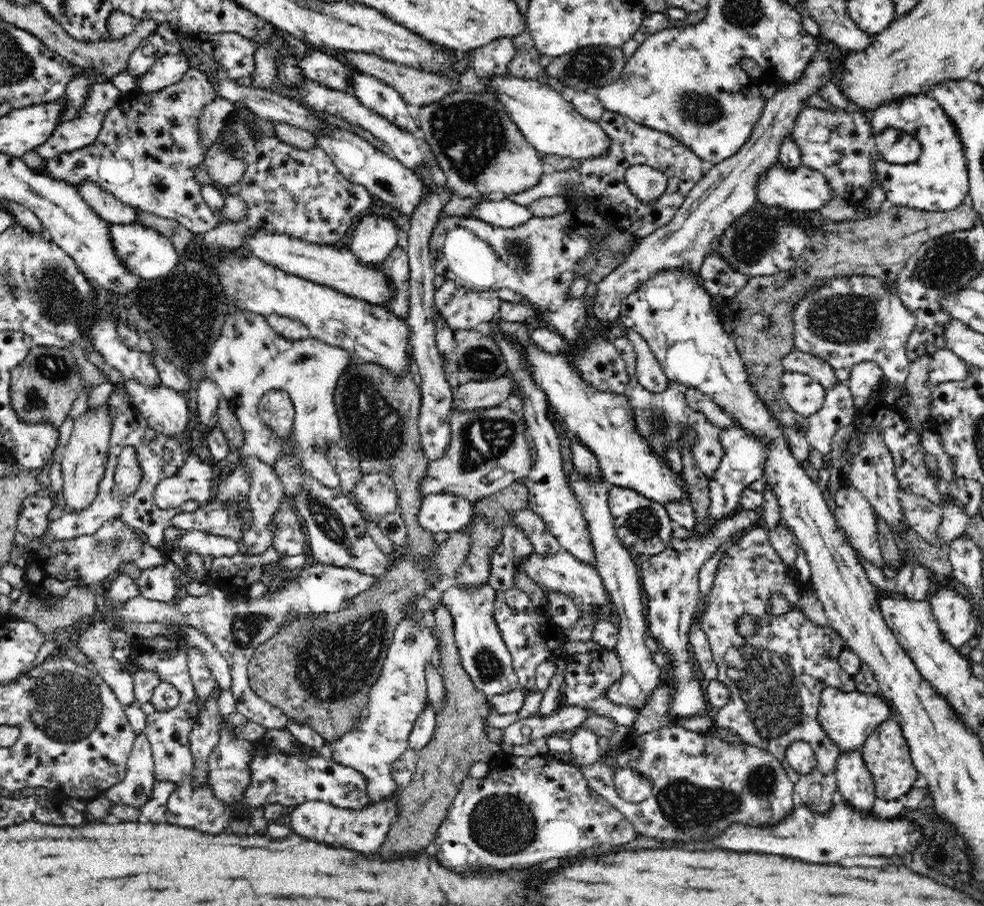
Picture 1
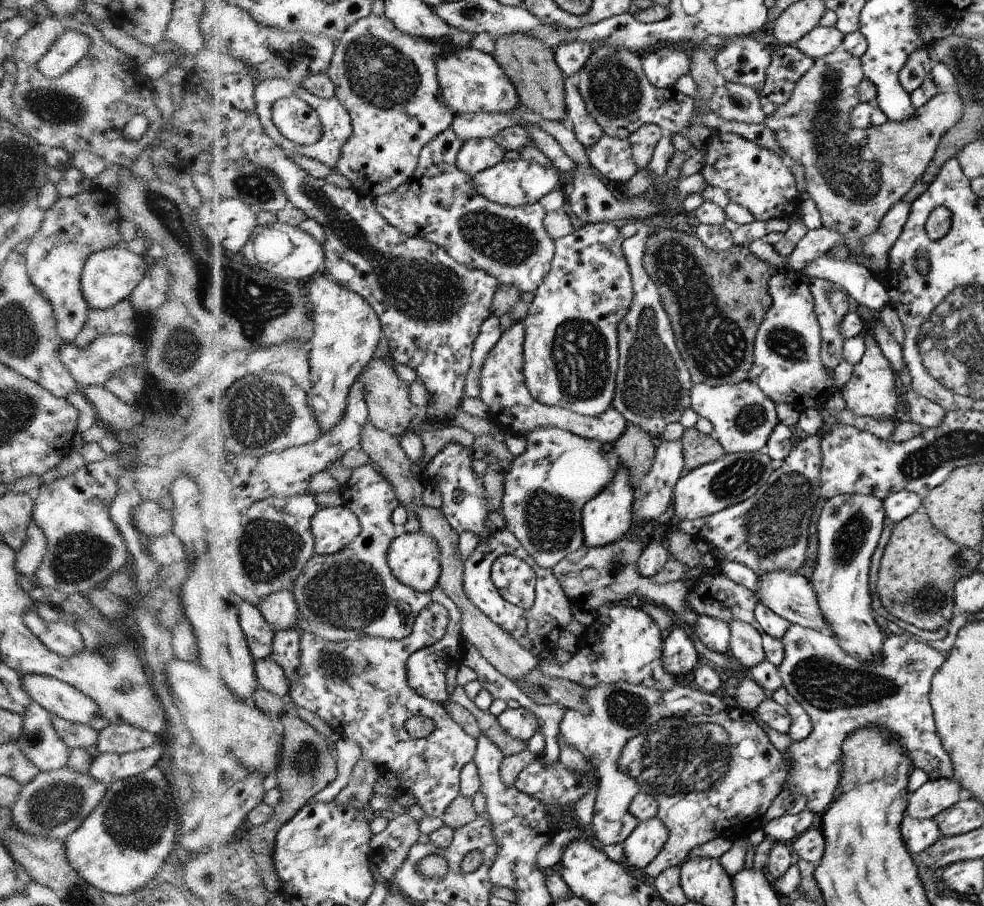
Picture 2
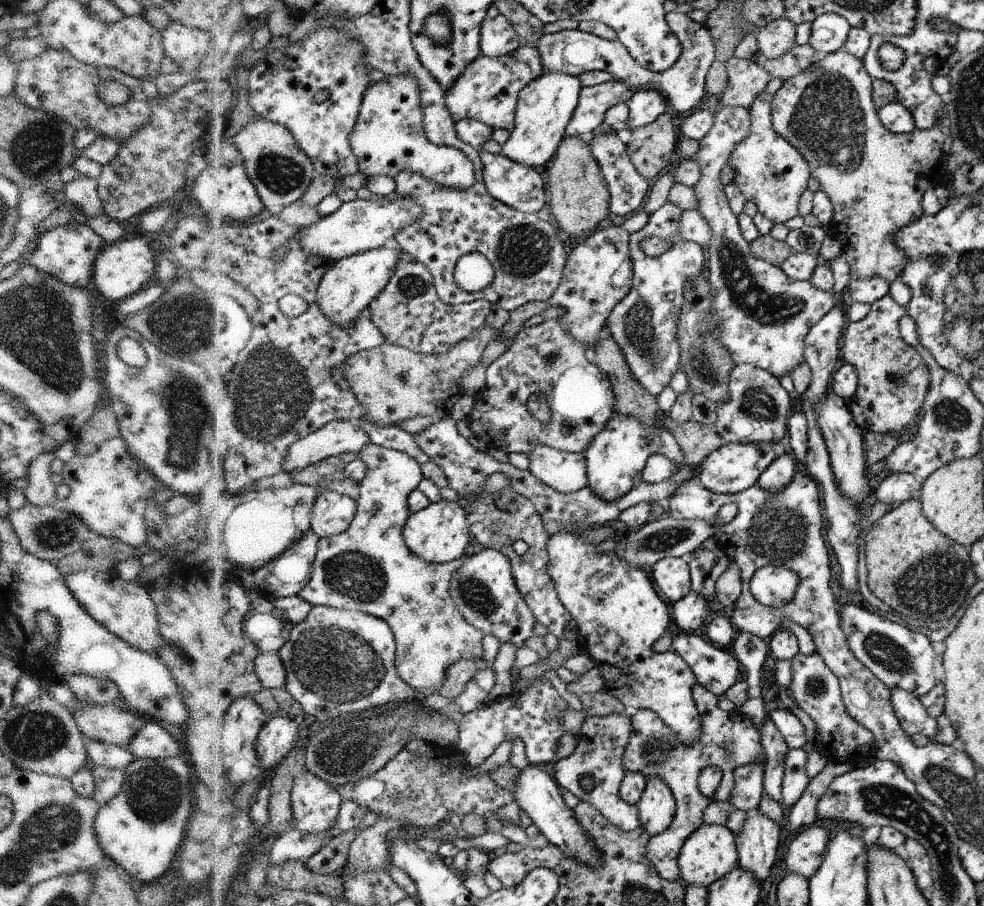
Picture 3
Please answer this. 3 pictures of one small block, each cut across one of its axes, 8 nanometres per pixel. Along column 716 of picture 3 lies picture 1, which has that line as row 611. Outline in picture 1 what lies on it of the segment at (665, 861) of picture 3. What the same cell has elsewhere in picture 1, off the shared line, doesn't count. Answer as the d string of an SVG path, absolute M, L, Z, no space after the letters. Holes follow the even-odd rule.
M764 526L745 530L742 538L732 546L730 556L724 556L719 560L717 572L710 592L706 597L699 597L694 617L694 622L698 622L700 630L704 631L708 637L718 669L717 679L730 690L728 704L712 713L714 725L724 730L733 730L744 743L772 753L793 781L797 802L803 804L807 810L827 813L834 808L832 798L837 790L835 768L840 751L834 742L827 738L826 731L818 722L816 714L821 703L821 692L826 687L839 688L842 692L856 691L853 676L848 674L838 662L838 656L846 650L846 644L831 626L818 627L796 607L803 593L803 586L797 580L798 571L795 565L785 564L781 556L778 556L773 545L770 544L769 533ZM734 548L738 550L738 554L746 552L746 556L742 558L732 556ZM774 594L782 594L790 604L793 604L793 607L782 616L775 617L766 612L766 601L770 600ZM742 615L750 615L758 623L752 639L745 639L738 632L737 620ZM798 741L804 741L814 751L816 762L809 773L796 772L785 760L785 752Z

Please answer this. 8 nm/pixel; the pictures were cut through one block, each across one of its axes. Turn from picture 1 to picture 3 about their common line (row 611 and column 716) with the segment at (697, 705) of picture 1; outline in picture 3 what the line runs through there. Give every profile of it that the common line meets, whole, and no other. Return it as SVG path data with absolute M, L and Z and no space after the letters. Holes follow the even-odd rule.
M675 630L669 650L679 654L690 666L697 682L717 697L738 680L740 664L736 657L702 636Z

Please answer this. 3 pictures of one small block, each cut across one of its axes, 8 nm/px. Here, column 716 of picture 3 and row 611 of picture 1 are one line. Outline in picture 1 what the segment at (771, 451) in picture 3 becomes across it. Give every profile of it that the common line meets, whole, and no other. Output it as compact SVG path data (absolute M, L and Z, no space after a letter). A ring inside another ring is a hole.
M488 582L476 588L453 585L439 598L453 616L455 642L466 674L479 691L490 697L521 689L513 667L513 656L502 639L493 615L494 604L500 598L501 595L496 593L494 587Z

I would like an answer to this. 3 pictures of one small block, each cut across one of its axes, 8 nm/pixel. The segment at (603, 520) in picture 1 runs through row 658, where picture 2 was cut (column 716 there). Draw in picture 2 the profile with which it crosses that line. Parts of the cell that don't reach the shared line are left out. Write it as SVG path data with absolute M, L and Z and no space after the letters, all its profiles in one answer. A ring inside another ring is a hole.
M698 615L693 632L698 640L712 653L729 654L731 627L721 620Z

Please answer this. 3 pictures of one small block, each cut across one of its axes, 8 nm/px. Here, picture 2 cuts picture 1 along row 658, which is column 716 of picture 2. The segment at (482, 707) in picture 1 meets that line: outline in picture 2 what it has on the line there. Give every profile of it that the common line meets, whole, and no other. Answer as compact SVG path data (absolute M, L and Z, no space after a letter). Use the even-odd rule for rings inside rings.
M695 426L684 429L681 441L684 451L684 472L718 461L726 453L719 439L716 439L713 434L704 434Z

